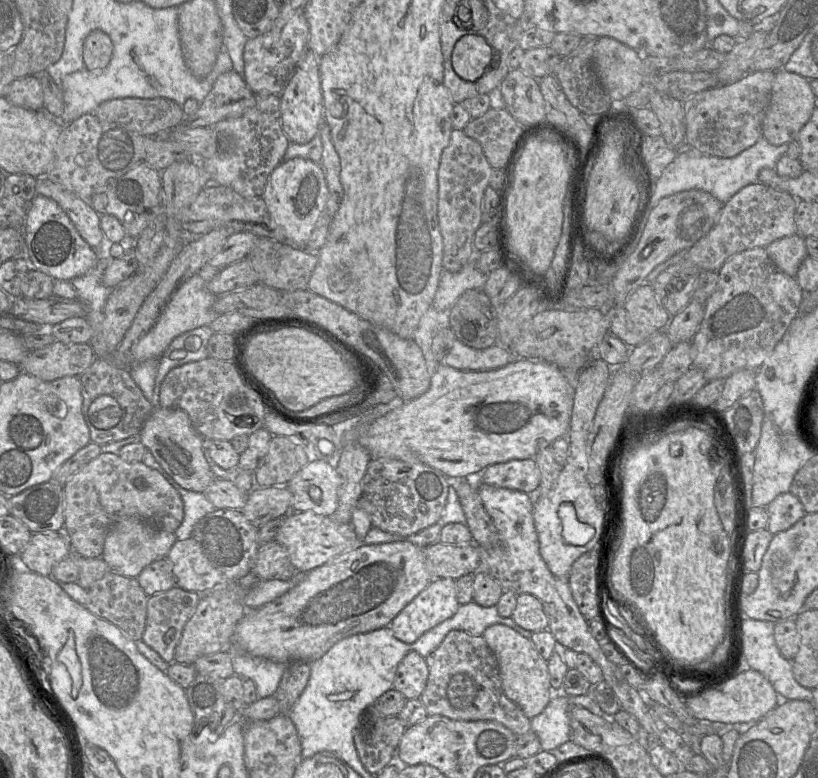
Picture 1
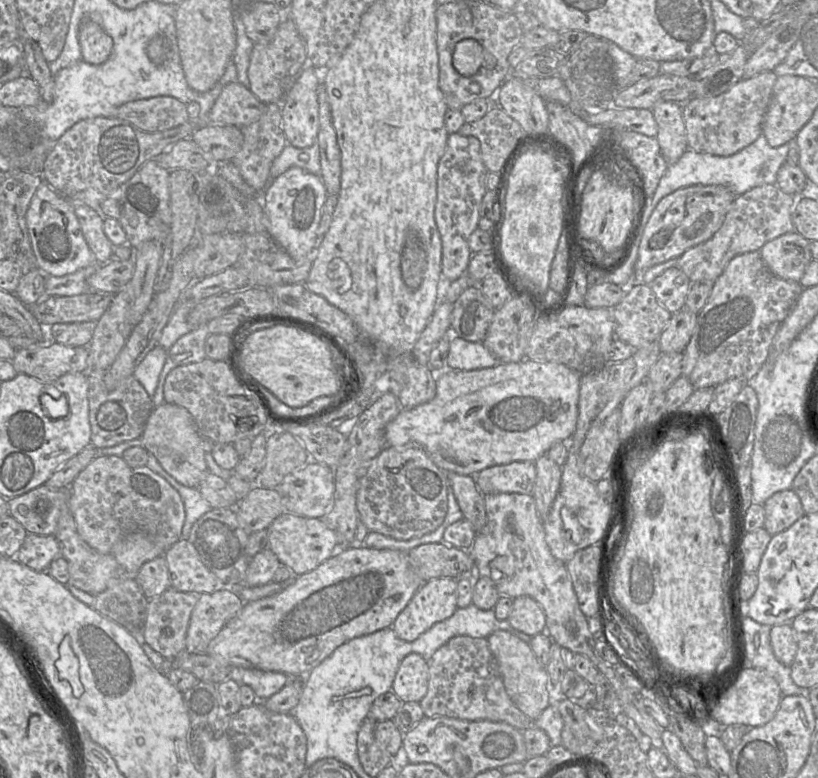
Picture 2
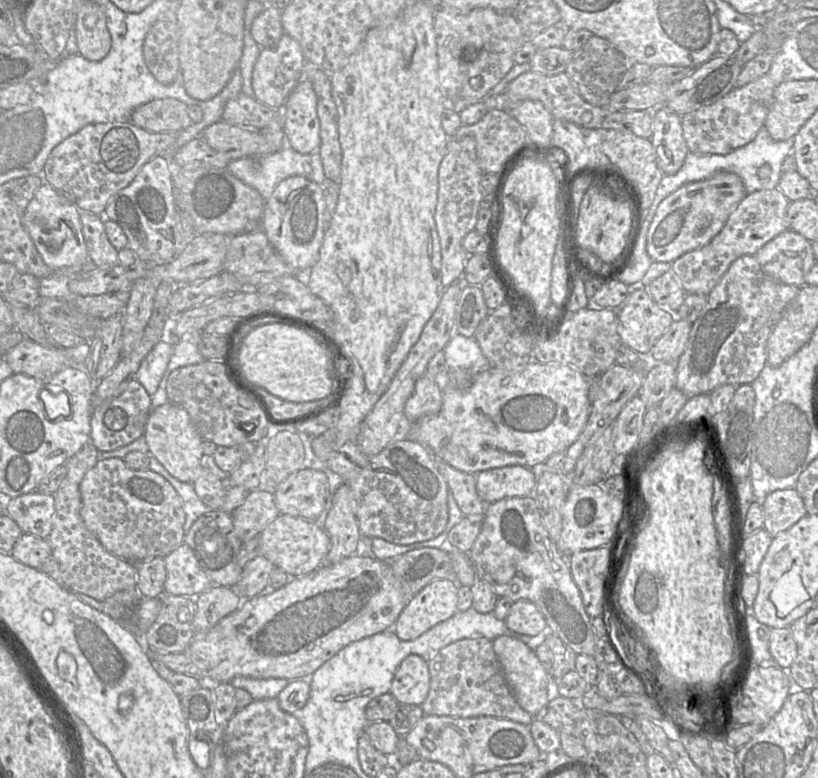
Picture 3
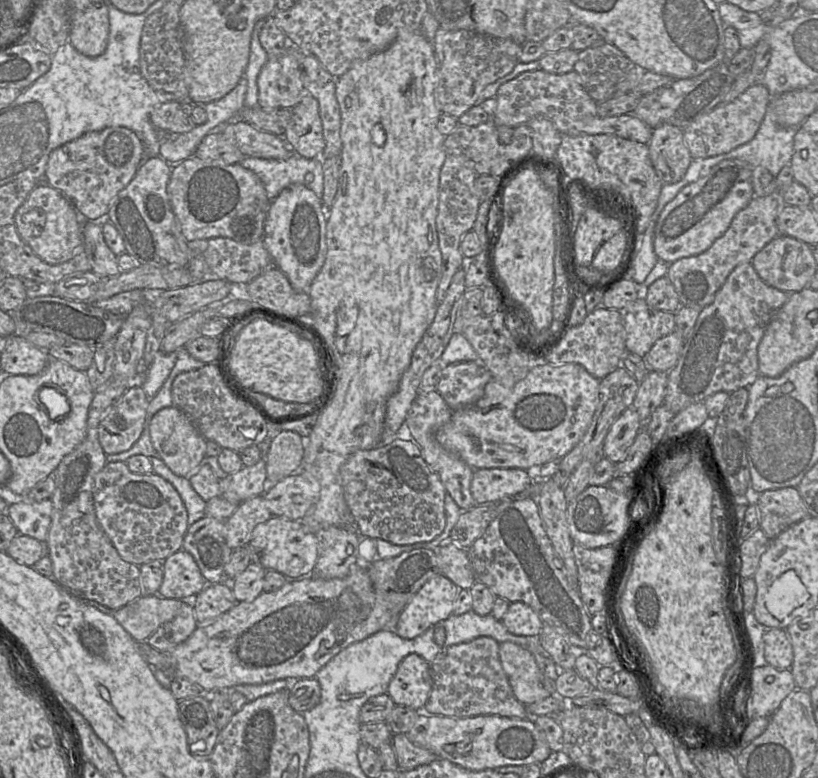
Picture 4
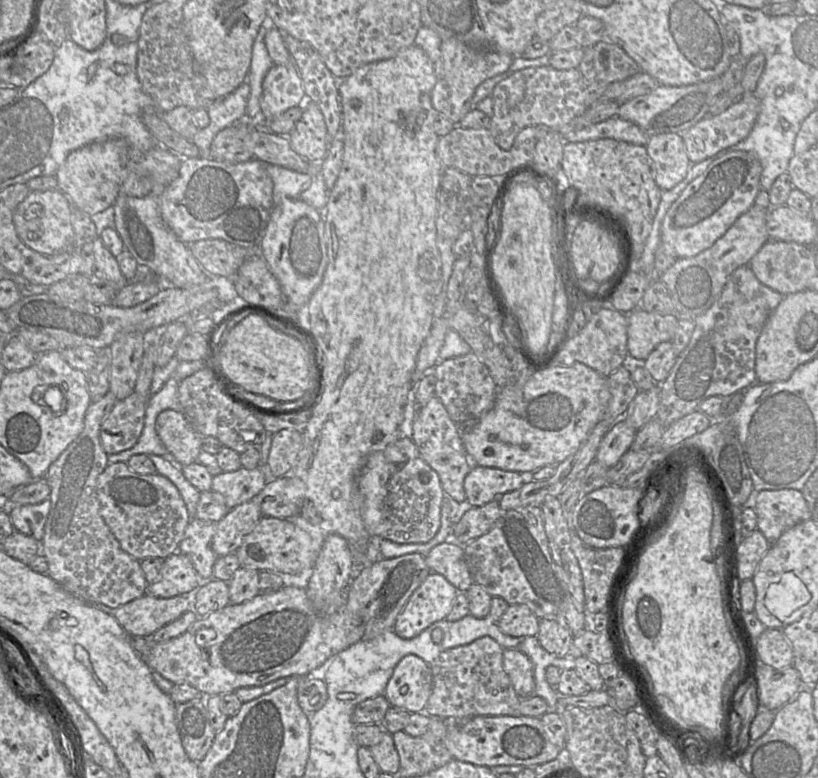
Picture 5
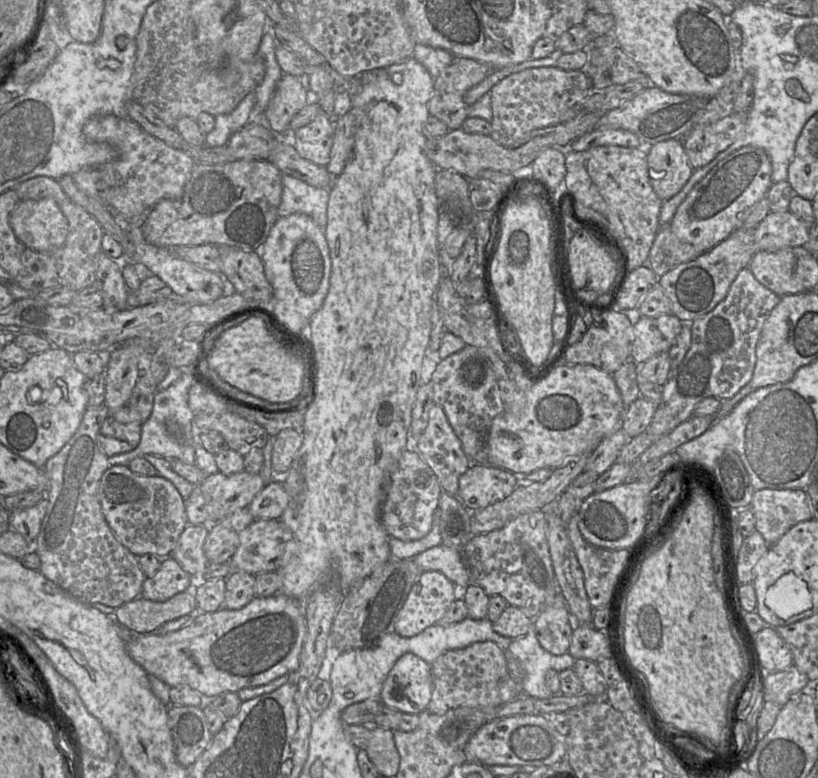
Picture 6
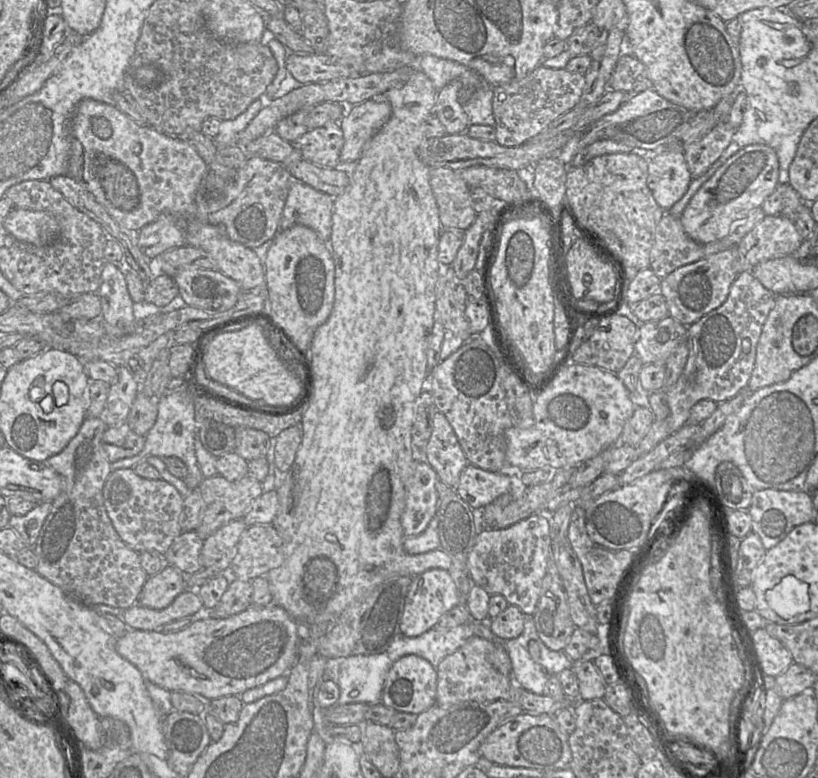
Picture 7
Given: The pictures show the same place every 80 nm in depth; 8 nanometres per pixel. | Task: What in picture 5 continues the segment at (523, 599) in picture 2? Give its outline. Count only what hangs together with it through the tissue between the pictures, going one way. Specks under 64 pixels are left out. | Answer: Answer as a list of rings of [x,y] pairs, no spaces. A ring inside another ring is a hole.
[[[509,604],[497,622],[500,630],[509,636],[537,636],[540,619],[525,604]]]

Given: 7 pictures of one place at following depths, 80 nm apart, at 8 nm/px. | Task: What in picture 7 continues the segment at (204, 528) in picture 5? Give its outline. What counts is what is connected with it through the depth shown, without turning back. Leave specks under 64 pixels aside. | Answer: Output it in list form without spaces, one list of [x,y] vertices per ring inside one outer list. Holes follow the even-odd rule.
[[[196,531],[182,532],[165,554],[163,559],[166,564],[175,567],[184,575],[191,575],[202,568],[201,550],[204,540]]]

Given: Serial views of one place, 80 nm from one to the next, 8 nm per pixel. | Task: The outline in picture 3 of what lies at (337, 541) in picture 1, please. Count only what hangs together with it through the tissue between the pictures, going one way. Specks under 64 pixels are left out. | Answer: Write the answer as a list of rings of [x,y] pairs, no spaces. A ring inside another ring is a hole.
[[[280,513],[259,535],[261,556],[266,557],[276,568],[285,571],[290,578],[300,577],[315,571],[325,563],[331,541],[324,528],[314,521]]]

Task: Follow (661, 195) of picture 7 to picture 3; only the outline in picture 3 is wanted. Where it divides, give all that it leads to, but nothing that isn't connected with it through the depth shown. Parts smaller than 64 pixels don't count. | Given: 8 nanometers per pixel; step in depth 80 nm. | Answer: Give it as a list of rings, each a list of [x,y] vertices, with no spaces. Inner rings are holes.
[[[666,106],[655,109],[651,142],[657,154],[658,166],[664,174],[677,173],[689,153],[682,117]]]

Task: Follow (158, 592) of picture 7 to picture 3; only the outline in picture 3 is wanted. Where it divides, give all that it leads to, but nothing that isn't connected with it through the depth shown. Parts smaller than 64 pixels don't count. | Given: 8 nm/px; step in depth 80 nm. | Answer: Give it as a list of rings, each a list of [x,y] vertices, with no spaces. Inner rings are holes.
[[[182,543],[165,556],[164,561],[167,572],[164,593],[175,596],[198,596],[213,586],[187,544]]]

